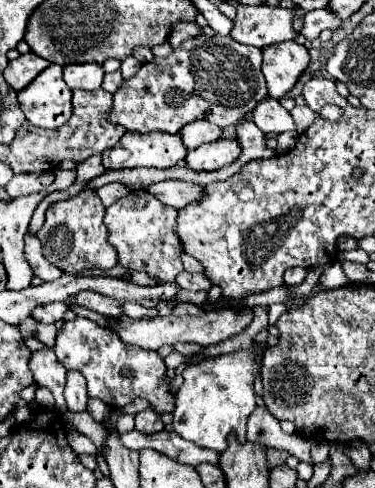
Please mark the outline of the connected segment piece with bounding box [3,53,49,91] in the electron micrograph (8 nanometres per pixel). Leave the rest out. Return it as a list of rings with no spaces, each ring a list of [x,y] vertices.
[[[27,53],[27,55],[19,55],[15,61],[9,61],[7,69],[3,71],[5,81],[15,89],[21,91],[25,89],[45,67],[49,67],[47,59],[41,59],[35,53]]]

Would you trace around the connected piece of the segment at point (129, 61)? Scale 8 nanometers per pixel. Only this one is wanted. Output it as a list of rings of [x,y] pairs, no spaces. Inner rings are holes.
[[[129,55],[127,59],[123,59],[121,61],[121,73],[123,73],[123,77],[125,79],[129,79],[131,75],[135,75],[135,71],[141,67],[141,63],[133,57],[133,55]]]

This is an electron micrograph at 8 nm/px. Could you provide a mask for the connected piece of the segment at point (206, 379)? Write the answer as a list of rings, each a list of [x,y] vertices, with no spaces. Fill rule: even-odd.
[[[255,349],[221,355],[193,363],[183,371],[183,385],[177,391],[177,403],[173,411],[173,429],[187,441],[203,449],[223,453],[227,449],[229,433],[235,433],[239,441],[245,441],[245,423],[255,409],[253,379],[259,365],[255,363]]]

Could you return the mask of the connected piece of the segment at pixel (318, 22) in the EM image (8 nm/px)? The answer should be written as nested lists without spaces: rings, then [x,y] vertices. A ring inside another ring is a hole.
[[[317,9],[313,13],[305,13],[303,17],[303,29],[299,31],[299,35],[303,35],[307,41],[313,41],[321,35],[321,31],[325,29],[339,29],[341,27],[341,19],[331,13],[329,9]]]

